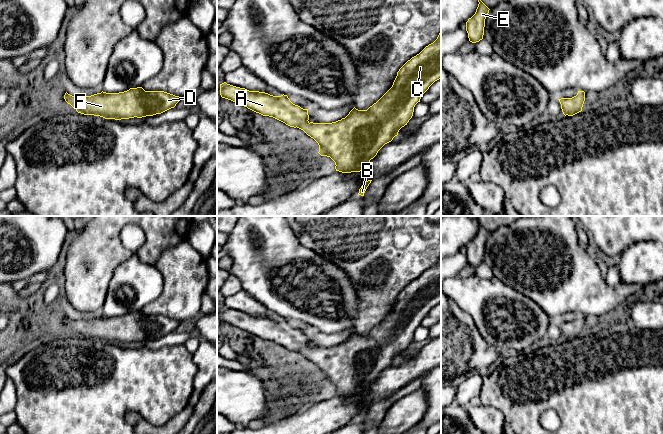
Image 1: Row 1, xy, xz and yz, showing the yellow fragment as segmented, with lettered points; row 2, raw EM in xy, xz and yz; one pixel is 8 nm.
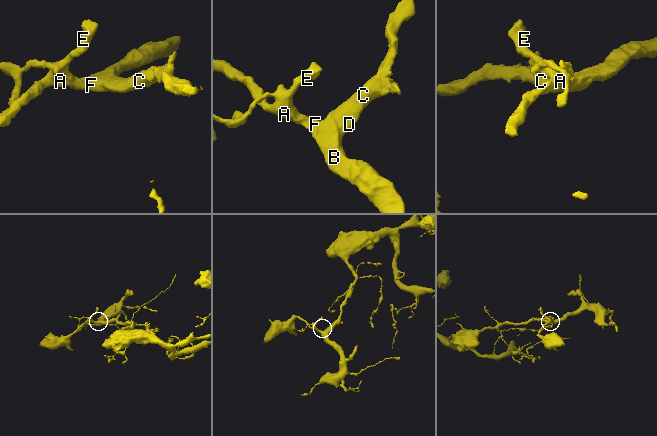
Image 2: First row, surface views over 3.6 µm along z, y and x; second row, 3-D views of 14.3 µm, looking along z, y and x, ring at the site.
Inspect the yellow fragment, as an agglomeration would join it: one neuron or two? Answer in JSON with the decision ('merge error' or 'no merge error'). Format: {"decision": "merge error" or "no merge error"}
{"decision": "no merge error"}

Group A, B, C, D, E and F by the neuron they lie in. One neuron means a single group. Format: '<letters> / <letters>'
A B C D E F

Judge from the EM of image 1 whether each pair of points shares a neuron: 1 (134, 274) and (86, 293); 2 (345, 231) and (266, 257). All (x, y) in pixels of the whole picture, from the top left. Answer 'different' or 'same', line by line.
1: different
2: different

